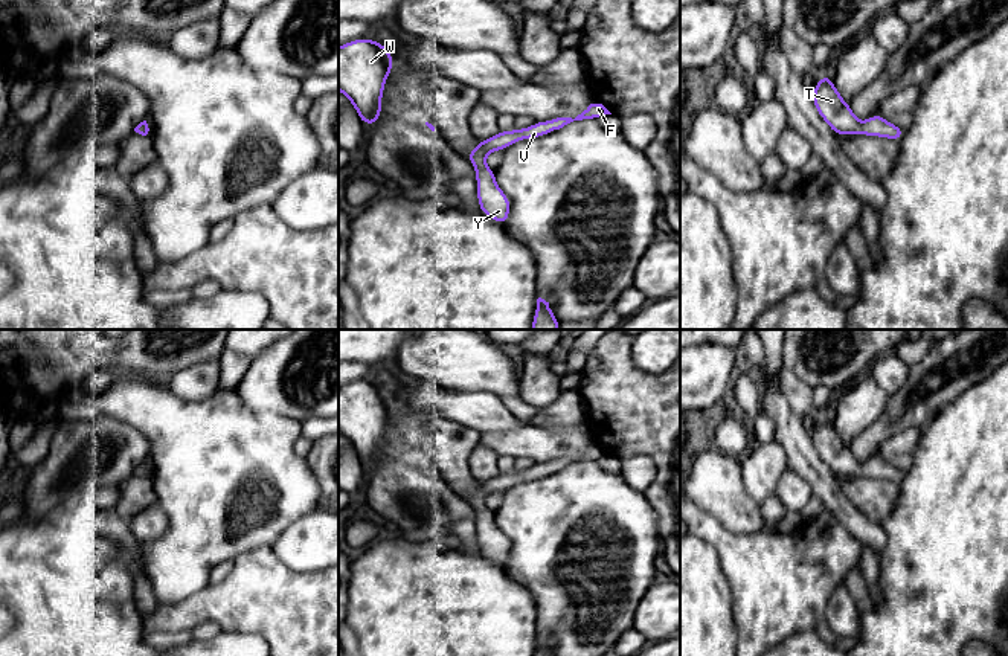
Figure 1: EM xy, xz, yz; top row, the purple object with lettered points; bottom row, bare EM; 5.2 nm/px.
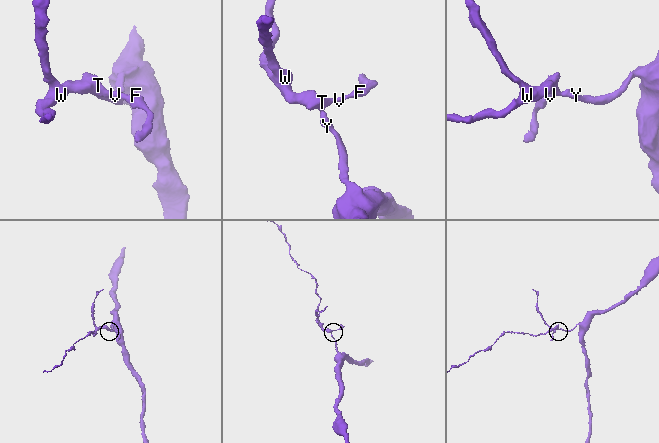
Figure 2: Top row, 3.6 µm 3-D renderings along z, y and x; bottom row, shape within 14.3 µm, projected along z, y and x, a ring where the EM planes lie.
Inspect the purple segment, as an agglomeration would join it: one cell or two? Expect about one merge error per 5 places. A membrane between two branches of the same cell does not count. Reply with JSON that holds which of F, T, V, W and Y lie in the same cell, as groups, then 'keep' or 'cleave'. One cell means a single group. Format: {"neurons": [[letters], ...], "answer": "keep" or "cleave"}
{"neurons": [["F", "T", "V", "W", "Y"]], "answer": "keep"}

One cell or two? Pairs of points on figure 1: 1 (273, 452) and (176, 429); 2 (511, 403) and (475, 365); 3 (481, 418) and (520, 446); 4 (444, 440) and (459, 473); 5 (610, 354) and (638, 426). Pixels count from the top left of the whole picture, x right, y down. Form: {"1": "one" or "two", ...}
{"1": "one", "2": "two", "3": "two", "4": "one", "5": "one"}

